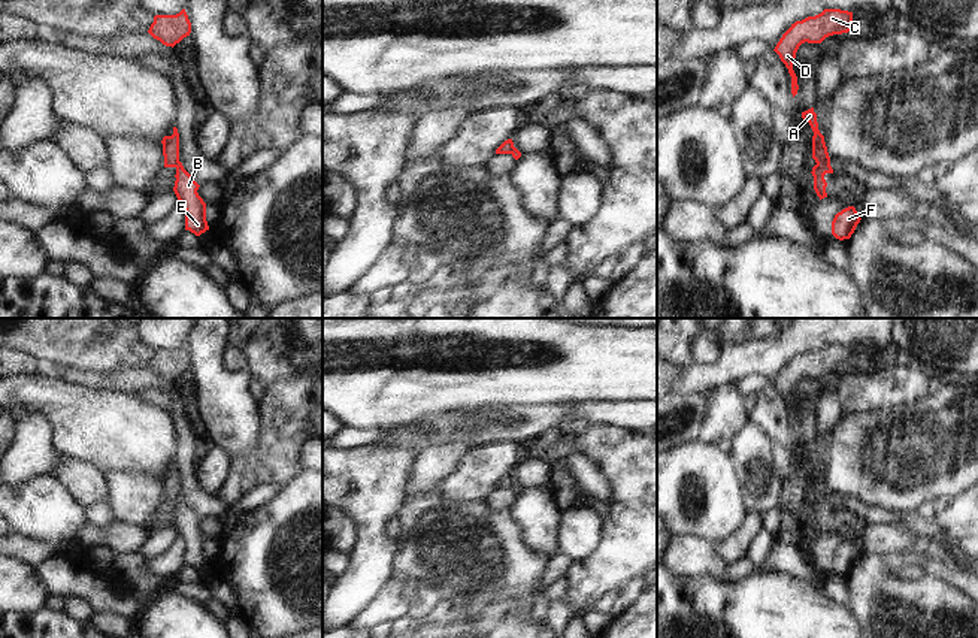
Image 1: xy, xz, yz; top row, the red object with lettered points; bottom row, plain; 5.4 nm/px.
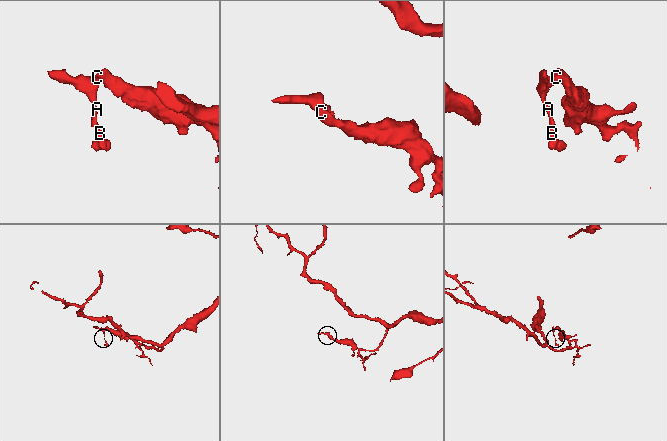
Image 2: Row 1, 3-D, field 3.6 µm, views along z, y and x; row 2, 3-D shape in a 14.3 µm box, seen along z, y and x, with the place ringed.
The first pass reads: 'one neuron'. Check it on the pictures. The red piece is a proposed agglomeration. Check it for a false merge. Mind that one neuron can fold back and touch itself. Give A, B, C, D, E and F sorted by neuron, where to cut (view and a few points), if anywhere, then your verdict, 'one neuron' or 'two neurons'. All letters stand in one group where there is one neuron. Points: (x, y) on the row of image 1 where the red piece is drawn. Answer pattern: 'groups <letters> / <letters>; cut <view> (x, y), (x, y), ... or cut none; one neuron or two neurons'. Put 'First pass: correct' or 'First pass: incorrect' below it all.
groups A C D / B E F; cut yz (829, 157), (817, 163); two neurons
First pass: incorrect

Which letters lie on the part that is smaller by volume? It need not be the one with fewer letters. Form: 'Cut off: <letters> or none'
Cut off: B, E, F

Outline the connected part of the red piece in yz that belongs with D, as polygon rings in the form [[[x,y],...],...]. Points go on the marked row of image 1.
[[[824,9],[815,16],[808,16],[802,21],[796,21],[782,34],[775,46],[775,52],[788,69],[791,76],[791,94],[797,94],[797,76],[793,70],[793,61],[799,46],[805,42],[821,43],[826,37],[833,34],[848,33],[853,25],[853,12],[841,9]]]

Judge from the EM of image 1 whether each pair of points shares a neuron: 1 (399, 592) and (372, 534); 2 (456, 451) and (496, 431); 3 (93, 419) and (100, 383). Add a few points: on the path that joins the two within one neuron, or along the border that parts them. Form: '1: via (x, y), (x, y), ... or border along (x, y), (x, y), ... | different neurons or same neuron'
1: border along (390, 577), (368, 605) | different neurons
2: border along (433, 444), (463, 443), (474, 446) | different neurons
3: border along (64, 381), (94, 390), (118, 390), (133, 395) | different neurons

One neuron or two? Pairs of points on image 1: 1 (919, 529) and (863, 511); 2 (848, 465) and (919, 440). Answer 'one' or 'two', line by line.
1: one
2: one

